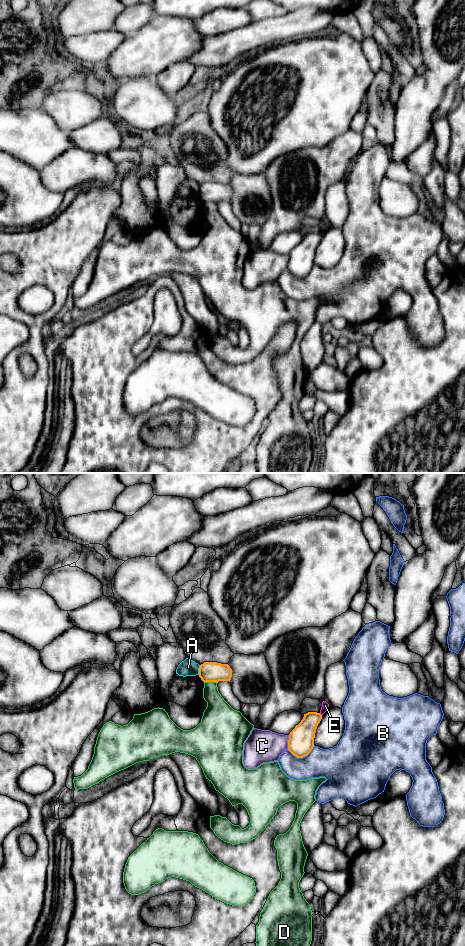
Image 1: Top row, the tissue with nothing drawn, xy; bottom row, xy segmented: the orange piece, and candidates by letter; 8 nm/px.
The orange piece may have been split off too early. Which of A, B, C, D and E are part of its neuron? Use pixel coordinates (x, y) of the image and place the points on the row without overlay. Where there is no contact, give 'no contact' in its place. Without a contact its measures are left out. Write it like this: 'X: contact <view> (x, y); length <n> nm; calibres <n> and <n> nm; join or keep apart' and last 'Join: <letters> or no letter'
A: contact xy (199, 190); length 80 nm; calibres 160 and 130 nm; keep apart
B: contact xy (301, 277); length 220 nm; calibres 200 and 240 nm; keep apart
C: contact xy (288, 262); length 110 nm; calibres 200 and 280 nm; keep apart
D: contact xy (210, 201); length 100 nm; calibres 160 and 200 nm; keep apart
E: contact xy (320, 234); length 30 nm; calibres 200 and 60 nm; keep apart
Join: no letter

